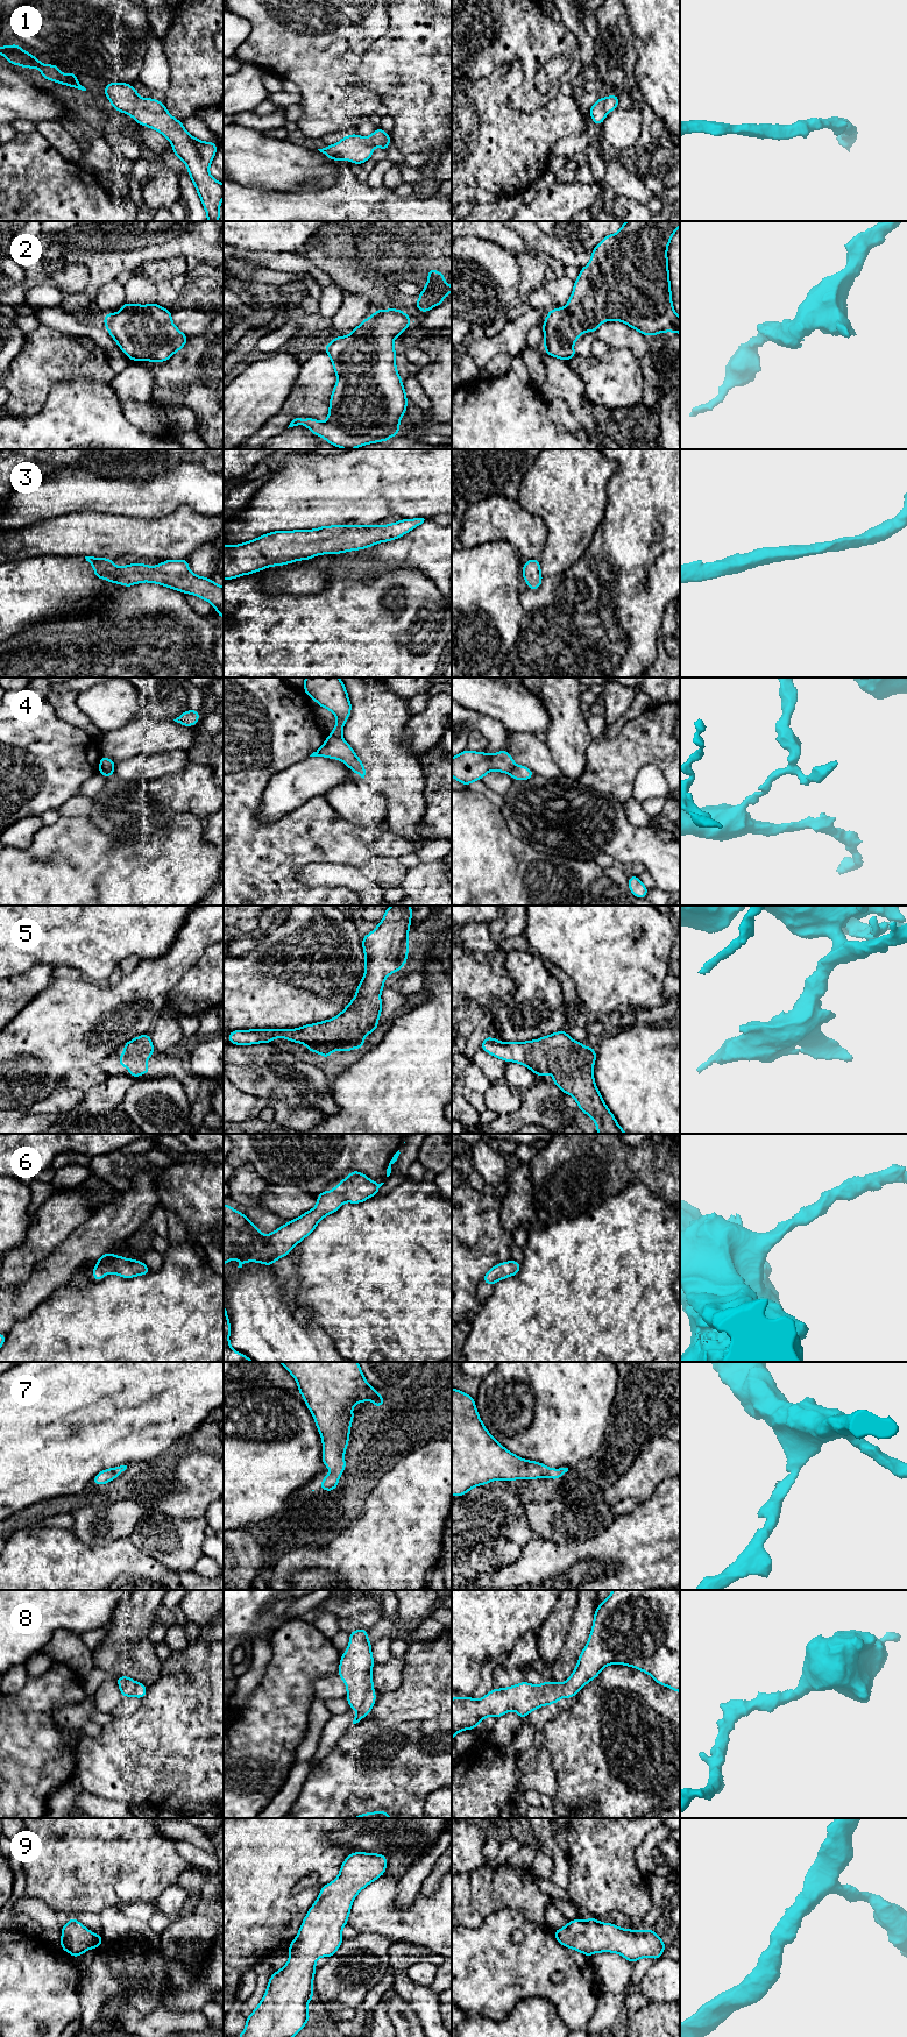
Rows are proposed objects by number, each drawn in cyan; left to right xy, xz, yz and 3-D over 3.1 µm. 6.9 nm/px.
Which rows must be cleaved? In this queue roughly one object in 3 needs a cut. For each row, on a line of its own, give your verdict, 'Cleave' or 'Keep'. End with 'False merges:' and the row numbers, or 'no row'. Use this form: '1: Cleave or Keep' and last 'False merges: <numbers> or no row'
1: Keep
2: Keep
3: Keep
4: Cleave
5: Keep
6: Keep
7: Keep
8: Keep
9: Keep
False merges: 4

